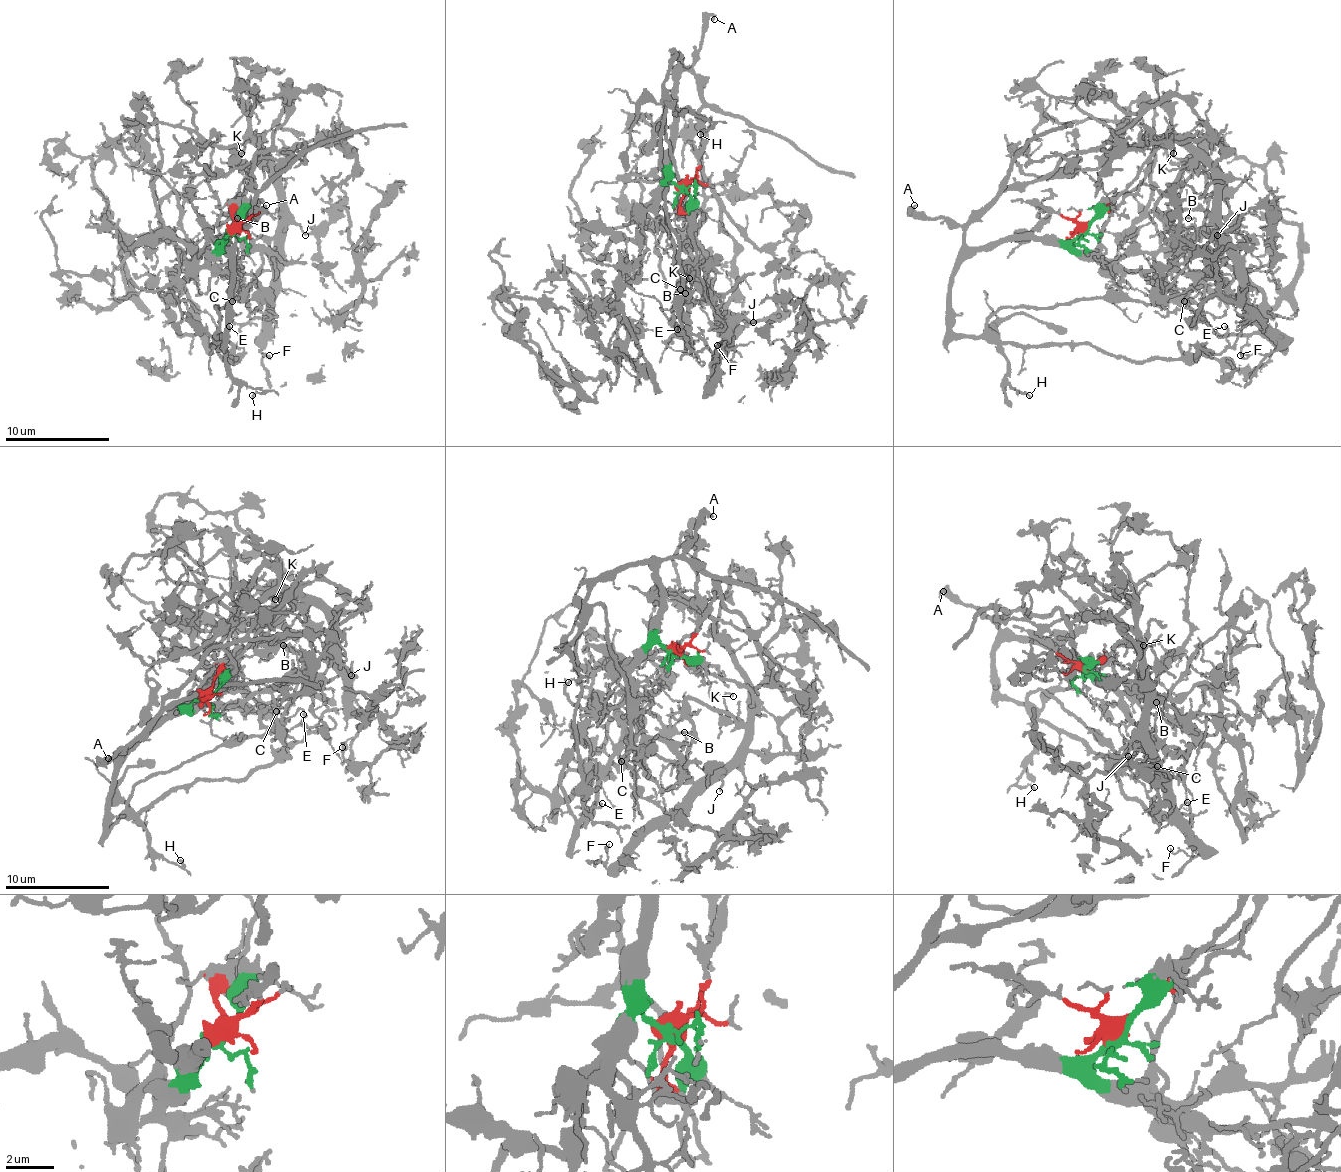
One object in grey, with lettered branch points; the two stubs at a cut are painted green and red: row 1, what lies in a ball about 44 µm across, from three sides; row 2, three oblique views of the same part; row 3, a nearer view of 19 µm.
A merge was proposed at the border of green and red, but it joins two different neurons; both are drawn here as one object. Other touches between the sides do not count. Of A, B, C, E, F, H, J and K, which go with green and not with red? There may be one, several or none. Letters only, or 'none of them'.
A, B, C, E, H

